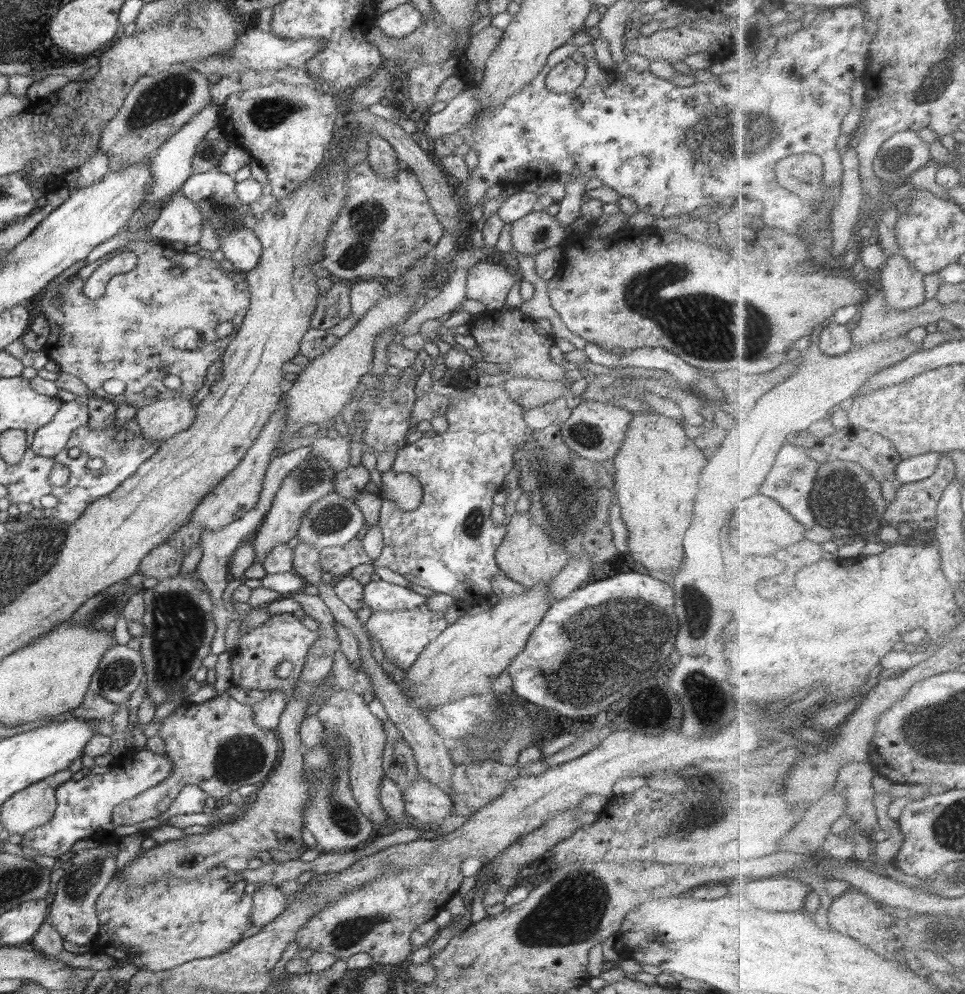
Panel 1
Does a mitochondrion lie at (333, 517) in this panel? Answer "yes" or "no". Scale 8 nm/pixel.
yes

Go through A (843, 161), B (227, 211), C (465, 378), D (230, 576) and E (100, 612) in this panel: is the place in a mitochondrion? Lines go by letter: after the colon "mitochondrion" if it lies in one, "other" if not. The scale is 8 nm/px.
A: other
B: mitochondrion
C: other
D: other
E: mitochondrion

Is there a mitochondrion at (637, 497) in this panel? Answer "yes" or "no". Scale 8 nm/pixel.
no

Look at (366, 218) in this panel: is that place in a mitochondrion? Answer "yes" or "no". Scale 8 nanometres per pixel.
yes

